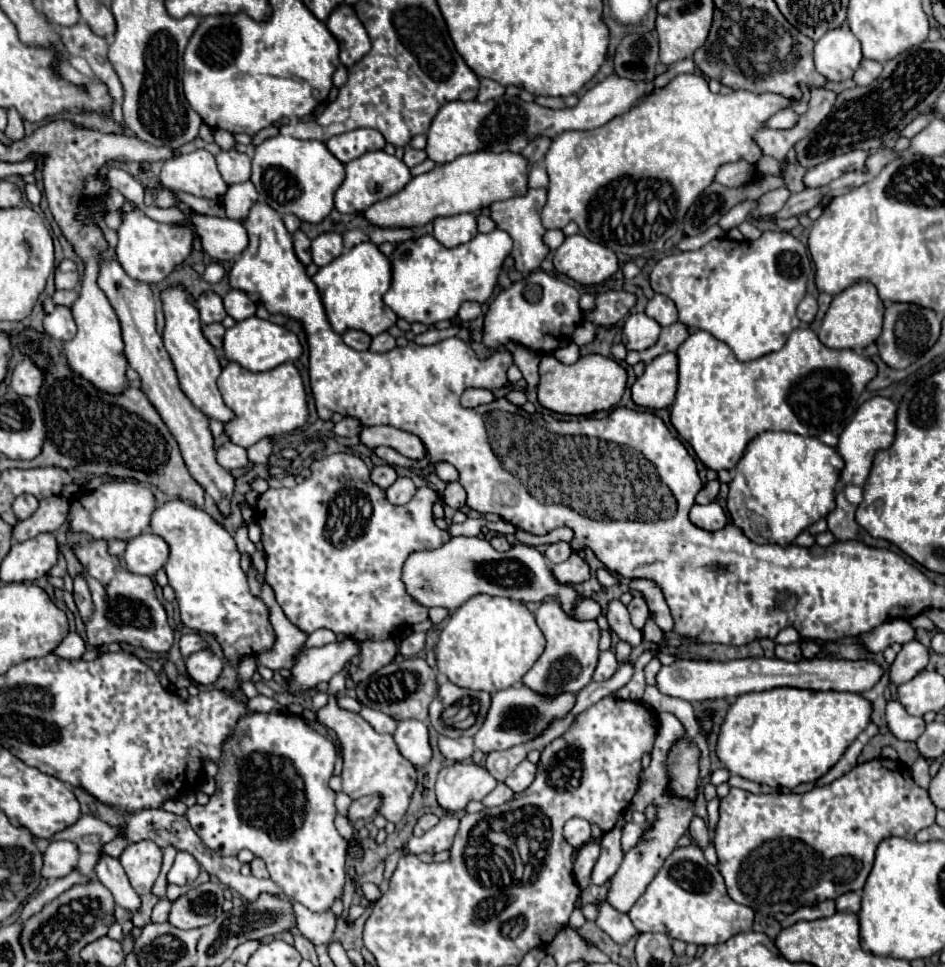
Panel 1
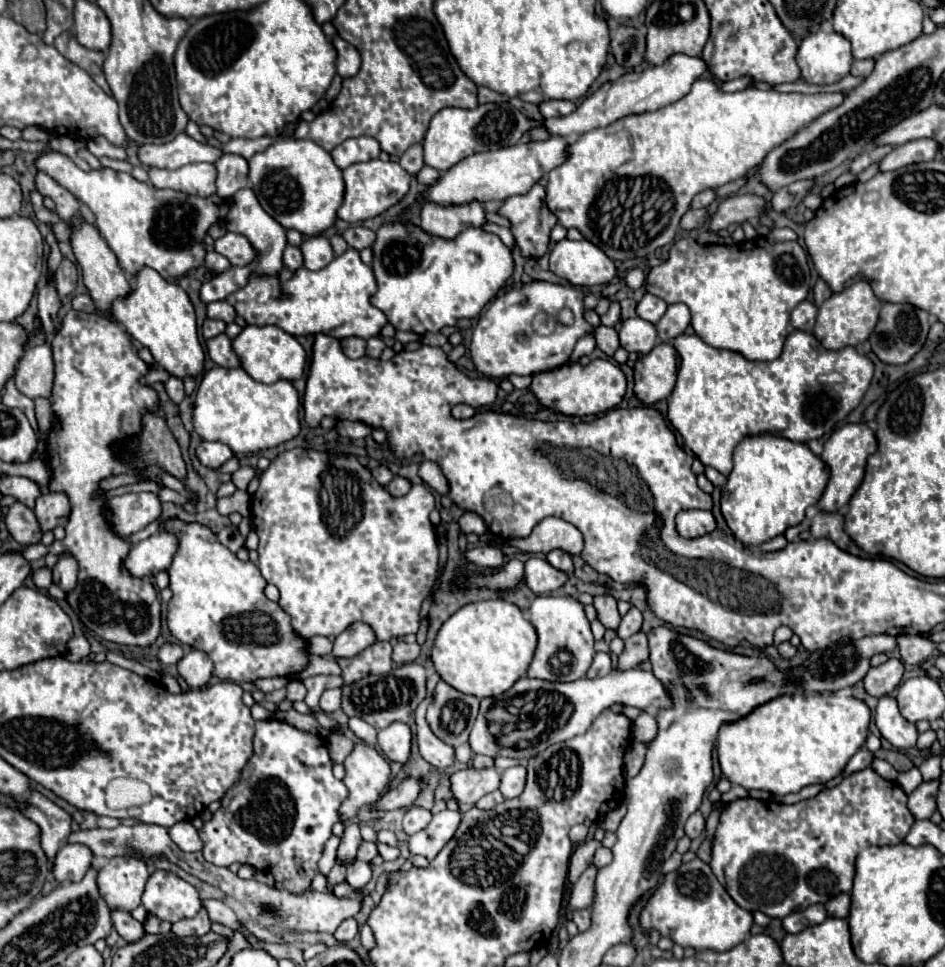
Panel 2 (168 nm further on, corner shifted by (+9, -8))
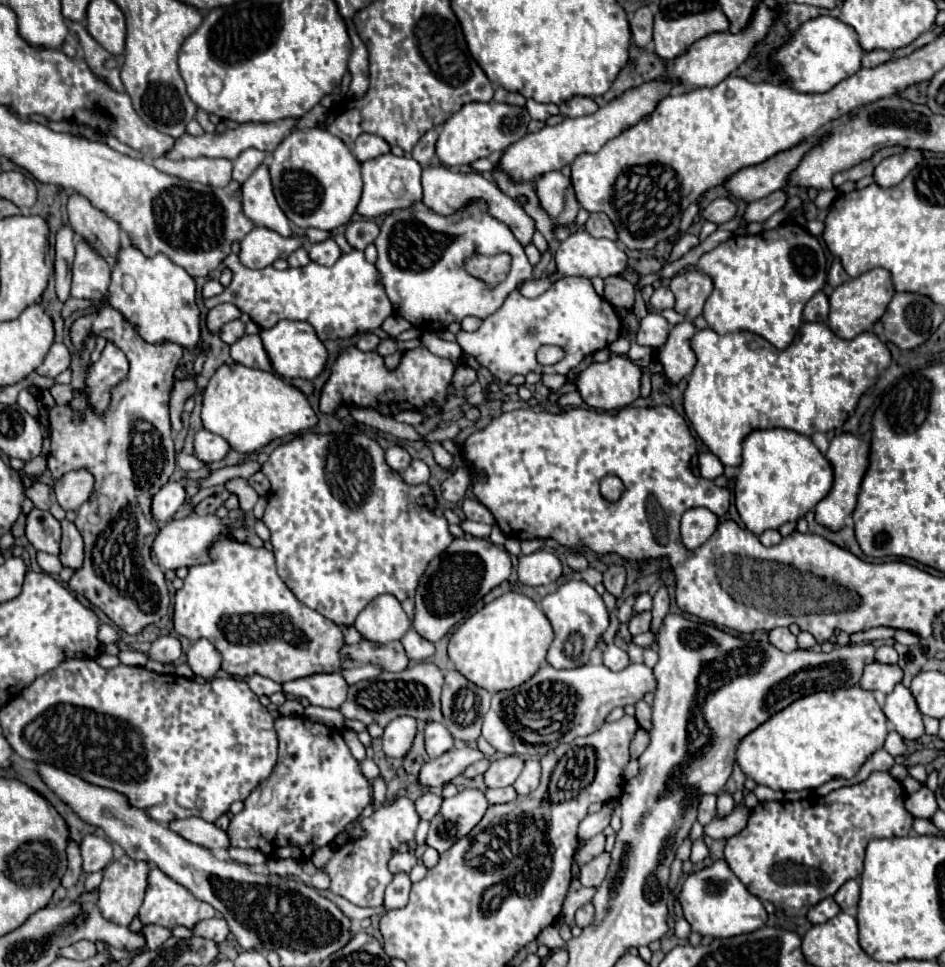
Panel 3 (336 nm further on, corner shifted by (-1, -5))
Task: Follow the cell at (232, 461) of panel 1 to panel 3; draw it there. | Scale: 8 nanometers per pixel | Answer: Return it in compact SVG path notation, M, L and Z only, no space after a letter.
M200 429L194 437L194 451L200 461L212 463L212 461L224 459L224 455L230 451L230 445L220 435L214 435L206 429Z

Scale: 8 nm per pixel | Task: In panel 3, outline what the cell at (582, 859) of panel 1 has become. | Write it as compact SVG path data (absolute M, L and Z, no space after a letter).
M604 833L588 839L588 841L582 845L582 849L576 853L576 863L578 863L578 867L586 865L586 863L592 861L594 857L598 857L602 851L604 851Z

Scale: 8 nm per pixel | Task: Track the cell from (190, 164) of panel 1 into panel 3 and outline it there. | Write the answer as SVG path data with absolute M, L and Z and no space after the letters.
M158 157L152 161L156 169L186 179L204 183L210 187L226 187L232 179L232 161L230 159L210 159L210 157L196 157L196 159L168 159Z

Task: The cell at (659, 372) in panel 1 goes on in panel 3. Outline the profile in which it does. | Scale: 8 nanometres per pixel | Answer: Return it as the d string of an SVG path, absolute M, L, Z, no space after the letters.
M682 321L672 327L668 341L658 351L658 361L664 367L664 375L670 379L670 383L678 383L696 365L696 353L690 347L690 339L696 333L696 327L692 321Z

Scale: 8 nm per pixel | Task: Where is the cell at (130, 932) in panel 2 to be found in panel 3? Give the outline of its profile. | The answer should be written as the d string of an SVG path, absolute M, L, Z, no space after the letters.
M146 925L140 933L146 935L146 947L148 949L160 947L160 943L164 943L172 935L166 927L160 927L160 925Z

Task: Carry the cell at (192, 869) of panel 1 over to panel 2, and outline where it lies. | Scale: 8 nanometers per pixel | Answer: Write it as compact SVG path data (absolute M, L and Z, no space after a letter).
M156 870L146 884L142 904L148 914L174 924L182 918L196 916L202 902L196 888L186 880L182 880L174 872Z

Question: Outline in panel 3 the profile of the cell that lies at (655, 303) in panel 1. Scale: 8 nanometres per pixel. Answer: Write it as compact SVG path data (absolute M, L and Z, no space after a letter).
M658 287L658 289L654 291L650 303L652 303L652 307L654 307L656 311L672 309L672 307L674 307L674 295L672 295L672 291L670 291L668 287Z

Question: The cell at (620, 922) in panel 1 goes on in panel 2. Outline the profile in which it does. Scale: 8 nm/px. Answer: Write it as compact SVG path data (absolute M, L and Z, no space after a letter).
M588 908L586 910L576 910L572 914L572 920L574 920L574 924L578 926L580 932L586 932L590 928L590 910Z

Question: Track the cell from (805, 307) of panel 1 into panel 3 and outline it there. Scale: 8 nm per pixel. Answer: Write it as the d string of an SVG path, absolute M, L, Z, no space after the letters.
M818 291L804 307L804 321L820 321L826 323L828 321L828 297Z

